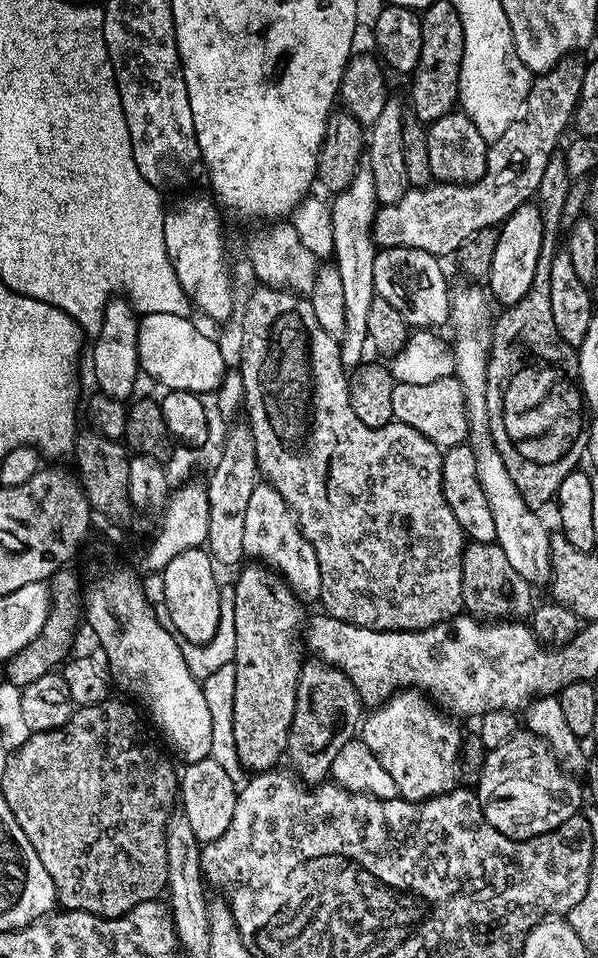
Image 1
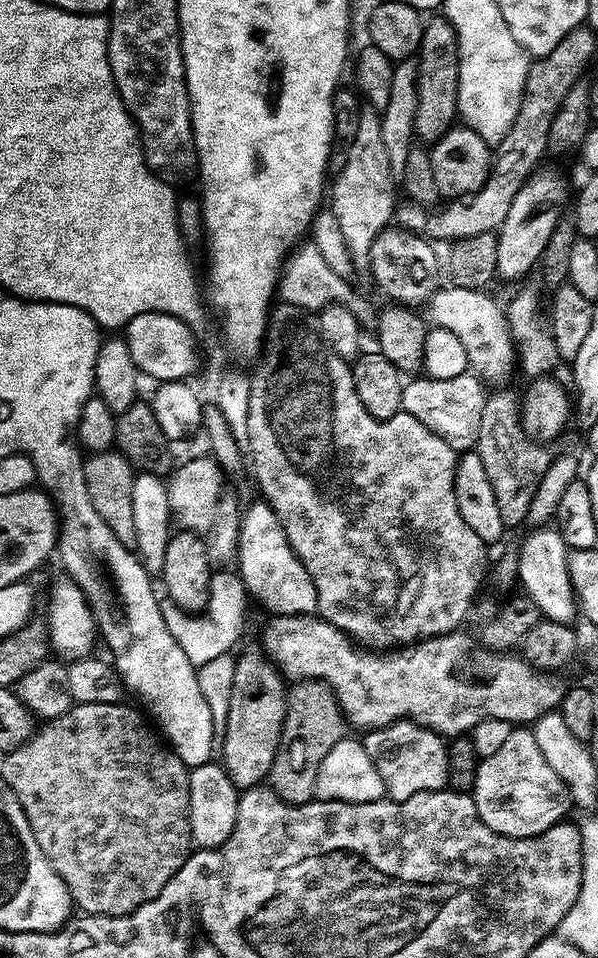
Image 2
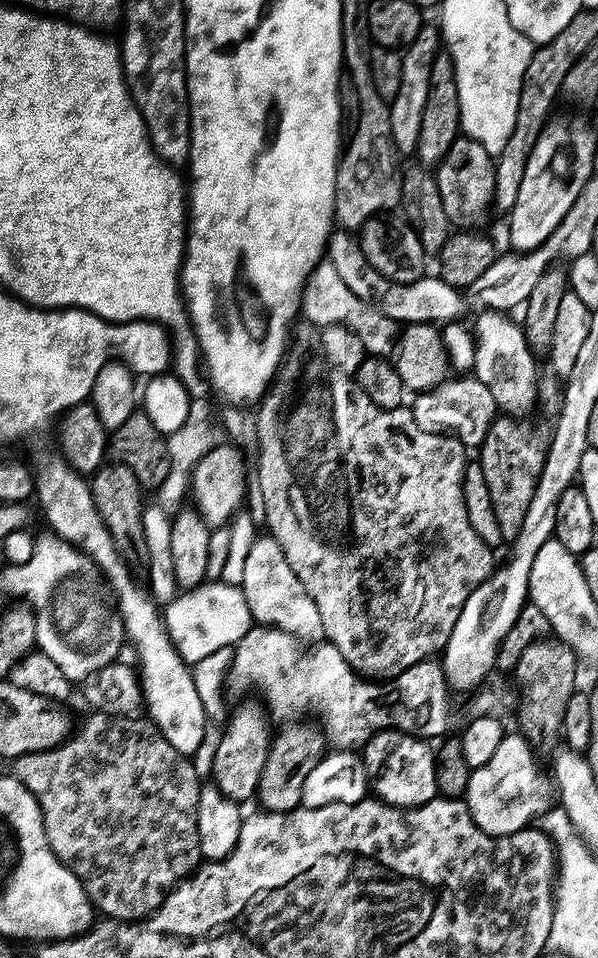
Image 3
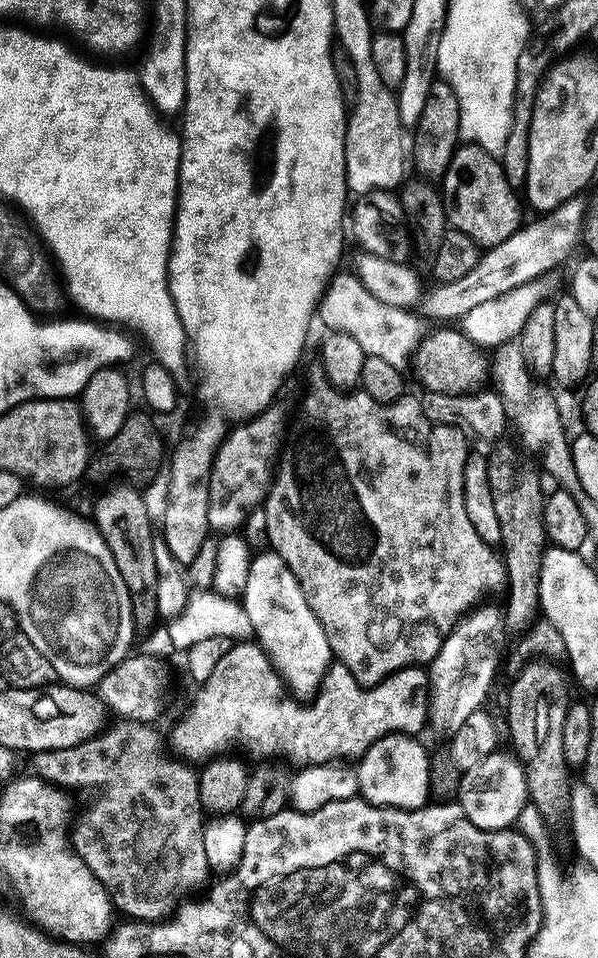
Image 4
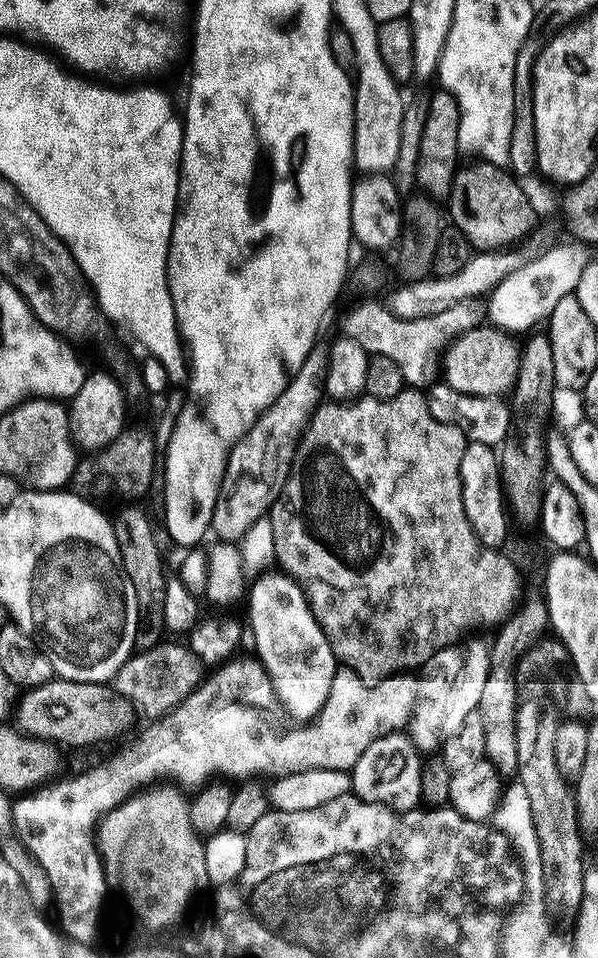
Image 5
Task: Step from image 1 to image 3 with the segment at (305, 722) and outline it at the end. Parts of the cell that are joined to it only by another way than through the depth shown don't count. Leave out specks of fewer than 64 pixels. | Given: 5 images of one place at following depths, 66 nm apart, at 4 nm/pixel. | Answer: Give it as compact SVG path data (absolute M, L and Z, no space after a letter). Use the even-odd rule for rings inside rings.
M296 722L285 723L288 725L273 735L262 774L258 778L255 799L260 800L259 807L266 812L290 812L301 807L306 776L326 752L326 736L321 729L319 732L312 724L292 723Z

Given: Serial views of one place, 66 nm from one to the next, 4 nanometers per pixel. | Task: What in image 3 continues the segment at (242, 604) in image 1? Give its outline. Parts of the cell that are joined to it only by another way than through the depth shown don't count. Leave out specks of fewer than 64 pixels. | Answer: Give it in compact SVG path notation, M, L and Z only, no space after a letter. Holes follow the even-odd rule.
M244 698L236 709L227 713L227 724L217 749L210 753L212 759L211 783L216 785L225 797L235 802L252 800L256 795L258 778L262 774L262 766L266 762L266 754L272 745L274 728L268 725L269 713L259 699Z

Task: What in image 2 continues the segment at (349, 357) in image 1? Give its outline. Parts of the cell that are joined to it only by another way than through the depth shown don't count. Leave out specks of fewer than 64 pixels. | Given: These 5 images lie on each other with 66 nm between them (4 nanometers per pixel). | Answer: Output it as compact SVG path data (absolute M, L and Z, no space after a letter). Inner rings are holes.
M364 110L360 113L360 121L358 122L358 134L356 137L350 141L347 145L348 148L348 157L344 160L344 165L340 168L340 173L336 176L336 181L331 181L330 192L332 188L332 204L330 204L330 211L338 218L338 226L342 226L342 238L346 242L348 247L348 253L352 256L352 263L357 269L364 270L368 267L368 255L370 254L370 246L374 242L374 238L378 233L382 231L383 228L389 227L393 223L394 213L398 207L398 199L396 200L396 192L398 196L398 188L392 185L392 179L394 179L394 173L392 167L390 166L390 158L386 158L386 146L382 146L382 126L380 125L380 116L377 115L375 111Z

